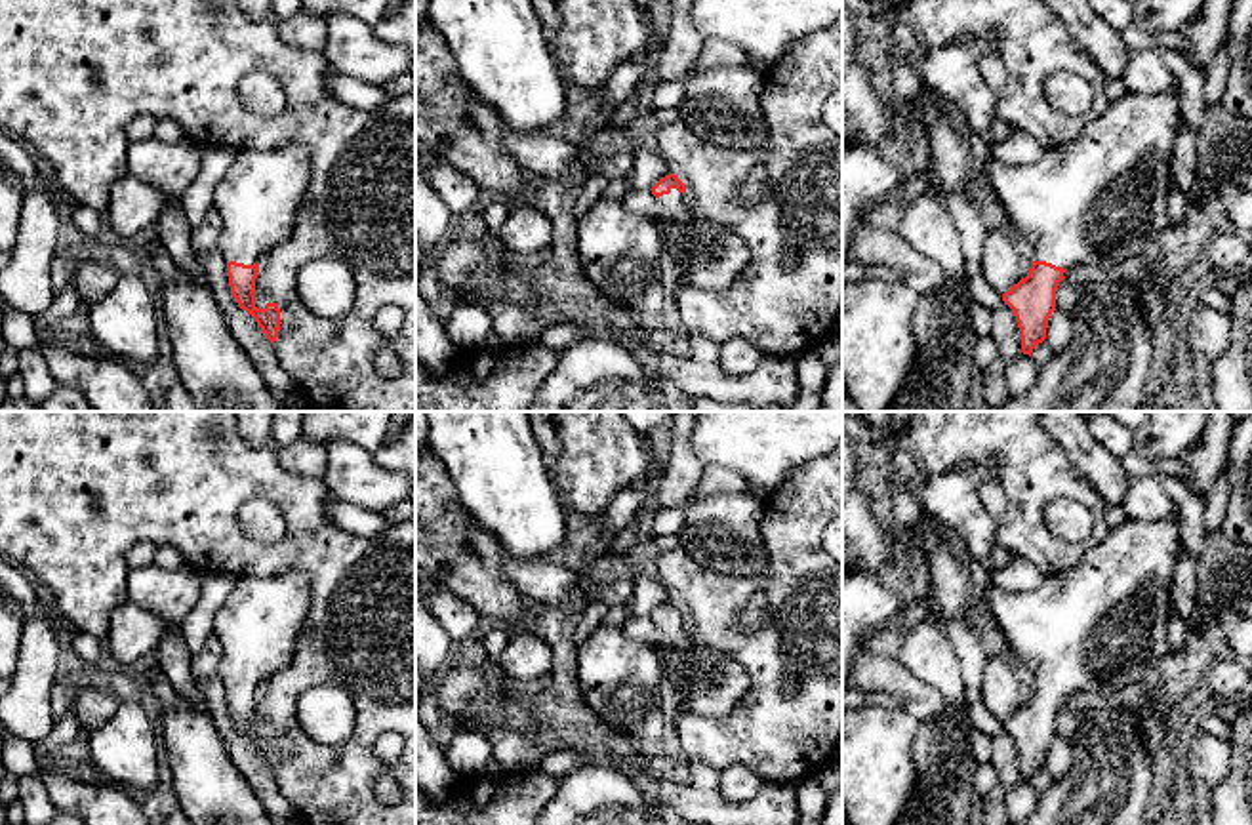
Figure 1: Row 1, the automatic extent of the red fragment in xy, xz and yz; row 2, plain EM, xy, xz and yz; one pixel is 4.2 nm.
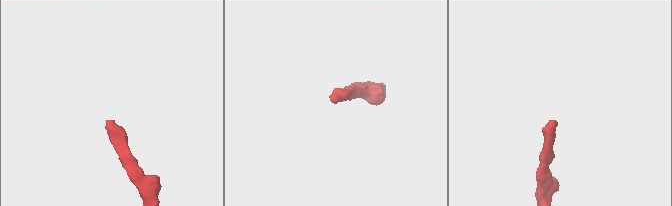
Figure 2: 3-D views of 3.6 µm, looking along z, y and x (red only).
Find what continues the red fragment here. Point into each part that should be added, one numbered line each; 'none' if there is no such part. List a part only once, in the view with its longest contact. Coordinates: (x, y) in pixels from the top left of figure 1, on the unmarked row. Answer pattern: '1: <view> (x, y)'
1: yz (1102, 623)

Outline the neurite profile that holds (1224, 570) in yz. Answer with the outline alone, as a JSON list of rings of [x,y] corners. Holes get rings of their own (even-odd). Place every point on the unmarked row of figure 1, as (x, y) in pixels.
[[[1220,530],[1206,532],[1204,551],[1197,558],[1199,604],[1210,625],[1218,625],[1216,608],[1225,604],[1231,612],[1252,617],[1252,547],[1225,537]]]

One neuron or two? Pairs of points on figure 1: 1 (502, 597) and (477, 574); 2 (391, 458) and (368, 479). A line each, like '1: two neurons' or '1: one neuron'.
1: one neuron
2: two neurons

